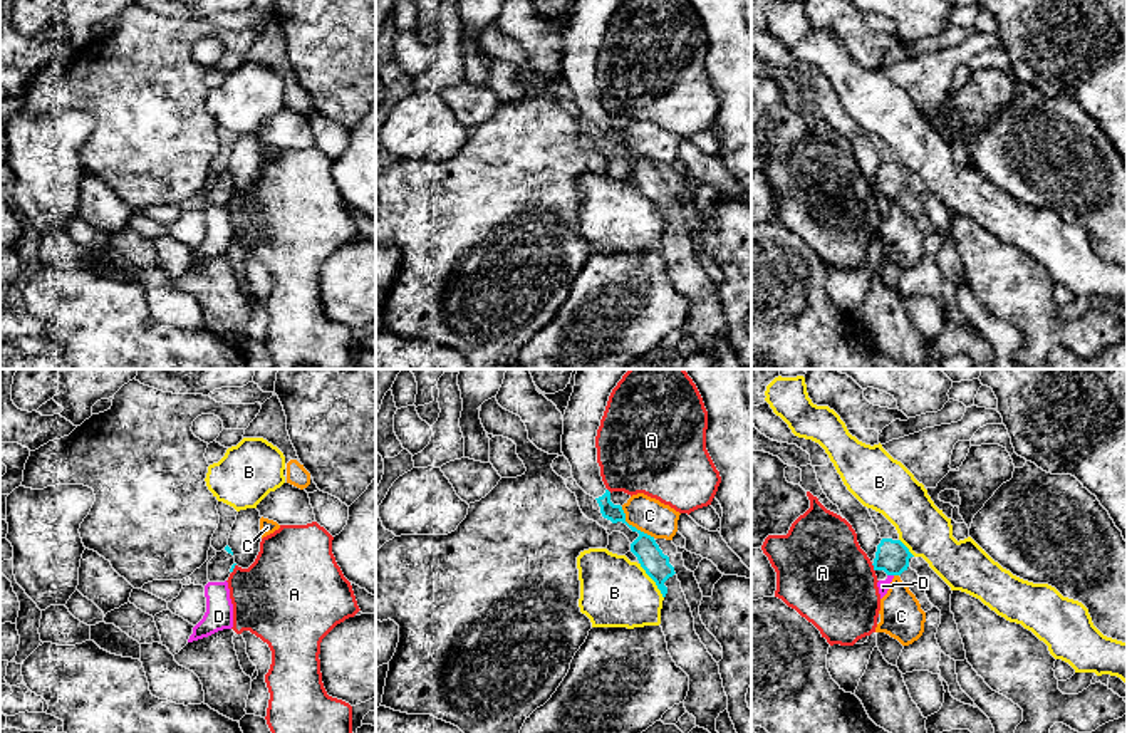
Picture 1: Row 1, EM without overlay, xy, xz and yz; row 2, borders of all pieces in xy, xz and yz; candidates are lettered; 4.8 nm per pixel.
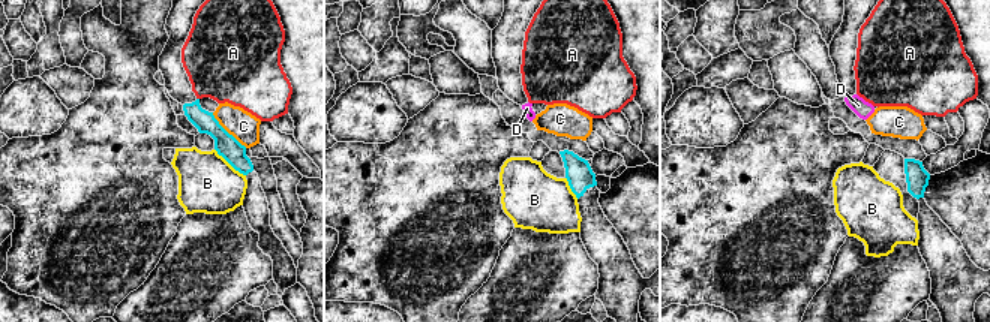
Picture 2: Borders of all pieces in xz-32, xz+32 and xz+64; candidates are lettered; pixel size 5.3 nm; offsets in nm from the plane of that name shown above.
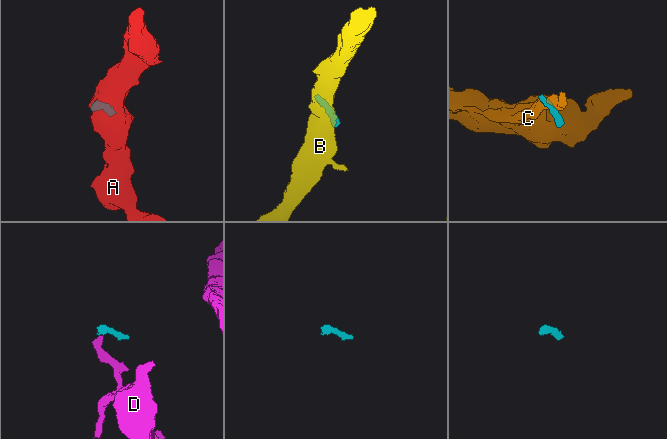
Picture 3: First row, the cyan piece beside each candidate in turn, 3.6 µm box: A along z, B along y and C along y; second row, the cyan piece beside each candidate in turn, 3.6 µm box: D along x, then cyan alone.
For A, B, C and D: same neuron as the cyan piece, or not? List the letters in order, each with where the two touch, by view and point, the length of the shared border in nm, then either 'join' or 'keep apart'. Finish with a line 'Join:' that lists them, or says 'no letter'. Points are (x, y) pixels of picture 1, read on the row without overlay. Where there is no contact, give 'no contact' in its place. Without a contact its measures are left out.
A: yz (874, 192) | 40 nm | keep apart
B: xz (653, 203) | 200 nm | keep apart
C: xz (634, 151) | 220 nm | keep apart
D: yz (891, 198) | 30 nm | keep apart
Join: no letter

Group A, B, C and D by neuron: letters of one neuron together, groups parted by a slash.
A / B / C / D

